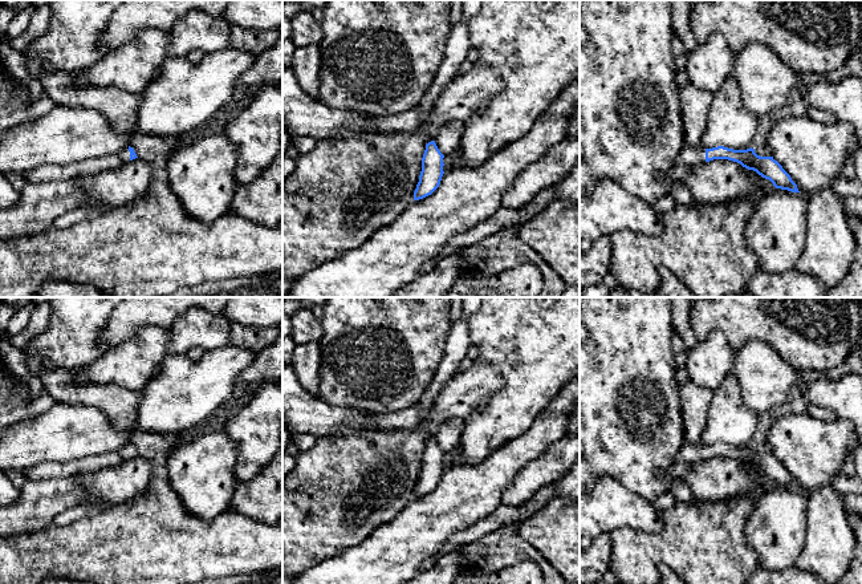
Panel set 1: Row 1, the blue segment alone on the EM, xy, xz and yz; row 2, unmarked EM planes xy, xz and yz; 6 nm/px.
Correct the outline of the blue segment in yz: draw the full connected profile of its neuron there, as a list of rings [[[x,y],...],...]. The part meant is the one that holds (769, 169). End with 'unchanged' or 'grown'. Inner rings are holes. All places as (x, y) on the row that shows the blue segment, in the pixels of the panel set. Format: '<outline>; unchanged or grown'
[[[684,146],[676,162],[680,169],[687,169],[700,162],[709,162],[713,159],[737,162],[743,167],[753,170],[763,178],[769,179],[776,188],[800,192],[790,175],[773,159],[773,157],[760,157],[752,147],[747,150],[733,150],[724,146],[712,149]]]; grown

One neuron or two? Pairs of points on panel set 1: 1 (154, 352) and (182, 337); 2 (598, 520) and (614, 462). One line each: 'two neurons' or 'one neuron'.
1: two neurons
2: two neurons

